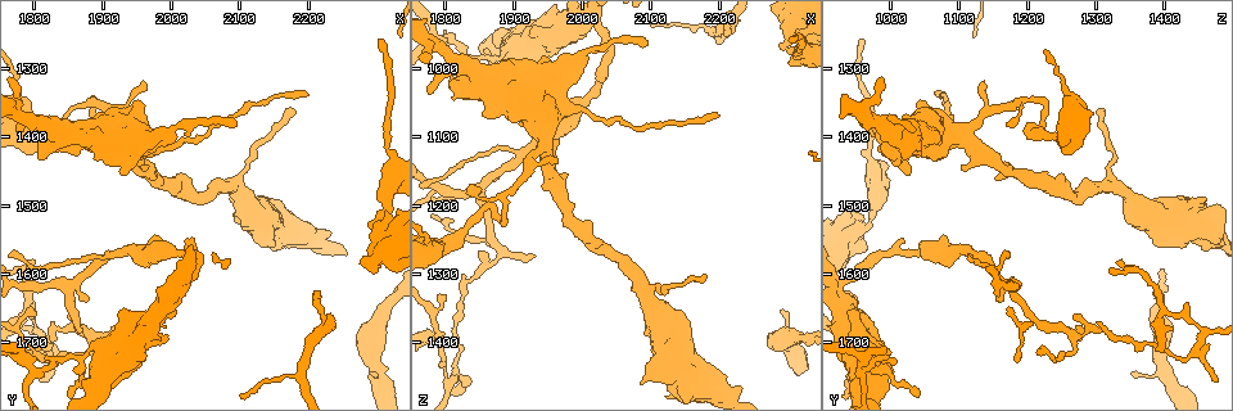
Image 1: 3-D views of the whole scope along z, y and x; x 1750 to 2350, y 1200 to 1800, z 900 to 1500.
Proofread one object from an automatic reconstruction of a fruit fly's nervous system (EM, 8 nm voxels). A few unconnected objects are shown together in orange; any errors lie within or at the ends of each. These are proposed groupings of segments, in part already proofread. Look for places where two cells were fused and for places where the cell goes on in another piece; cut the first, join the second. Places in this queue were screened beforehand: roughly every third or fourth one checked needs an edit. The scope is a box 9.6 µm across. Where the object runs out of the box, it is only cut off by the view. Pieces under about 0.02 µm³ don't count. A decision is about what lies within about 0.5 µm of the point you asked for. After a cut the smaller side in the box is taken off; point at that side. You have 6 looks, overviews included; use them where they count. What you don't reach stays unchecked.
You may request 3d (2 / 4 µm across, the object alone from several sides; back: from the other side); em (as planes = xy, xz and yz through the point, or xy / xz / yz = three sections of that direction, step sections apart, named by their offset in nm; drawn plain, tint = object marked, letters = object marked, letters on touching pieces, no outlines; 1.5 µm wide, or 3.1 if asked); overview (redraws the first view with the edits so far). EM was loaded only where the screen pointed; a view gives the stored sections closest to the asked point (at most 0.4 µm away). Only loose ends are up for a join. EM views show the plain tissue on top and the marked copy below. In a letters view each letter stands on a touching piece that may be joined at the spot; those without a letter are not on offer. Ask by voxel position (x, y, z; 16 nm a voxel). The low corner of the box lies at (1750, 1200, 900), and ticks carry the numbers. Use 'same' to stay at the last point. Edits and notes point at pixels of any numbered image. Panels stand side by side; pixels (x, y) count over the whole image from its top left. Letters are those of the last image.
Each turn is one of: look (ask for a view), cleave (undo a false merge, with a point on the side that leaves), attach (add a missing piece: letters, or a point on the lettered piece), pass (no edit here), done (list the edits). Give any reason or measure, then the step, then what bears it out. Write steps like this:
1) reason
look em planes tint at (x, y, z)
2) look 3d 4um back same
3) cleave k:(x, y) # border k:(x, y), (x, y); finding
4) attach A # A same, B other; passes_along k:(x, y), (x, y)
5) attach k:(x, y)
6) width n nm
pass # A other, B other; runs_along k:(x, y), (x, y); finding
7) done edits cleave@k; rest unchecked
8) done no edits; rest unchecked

free end
look em xy step 8 letters at (1970, 1445, 1100)

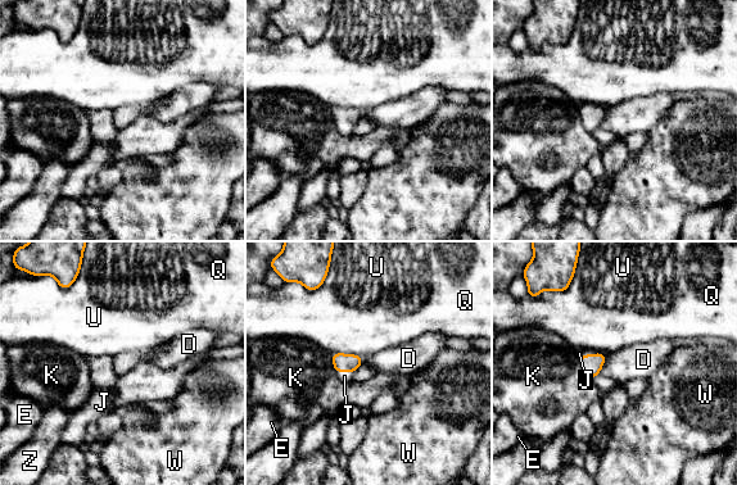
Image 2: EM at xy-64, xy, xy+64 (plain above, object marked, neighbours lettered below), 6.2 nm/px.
look em planes letters same

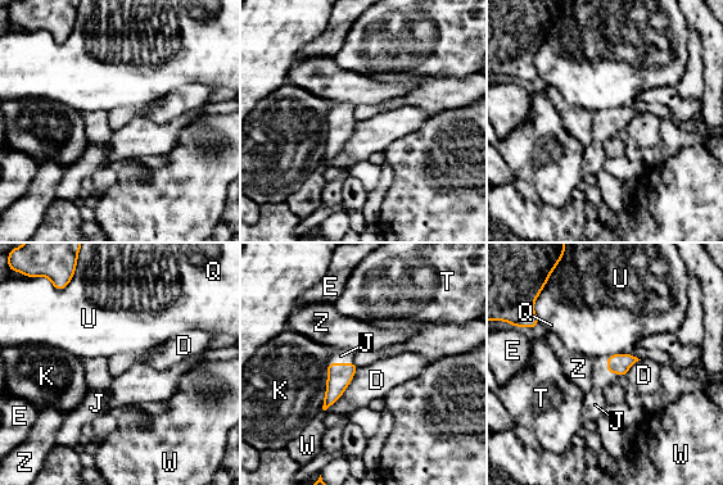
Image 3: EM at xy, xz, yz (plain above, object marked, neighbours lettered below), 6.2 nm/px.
attach 3:(595, 404) # D other, E other, J same, K other, Q other, T other, U other, W other, Z other; passes_along 3:(617, 363), (608, 371), (595, 404); it goes on there

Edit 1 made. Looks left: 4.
redraw
look overview

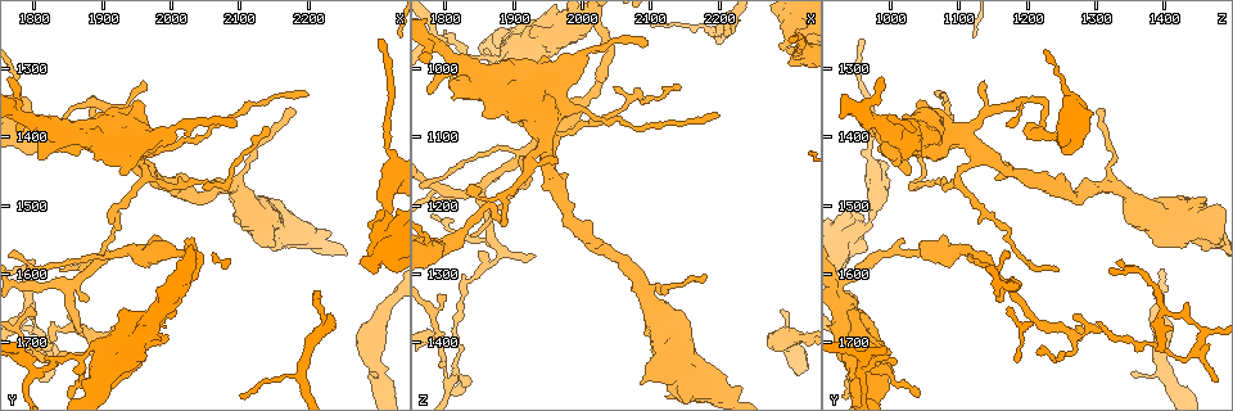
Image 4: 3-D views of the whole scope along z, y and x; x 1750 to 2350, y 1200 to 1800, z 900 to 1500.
branch point
look 3d 4um back at (1795, 1660, 1405)

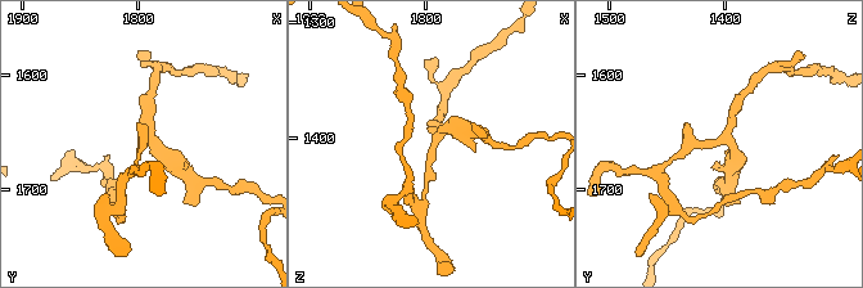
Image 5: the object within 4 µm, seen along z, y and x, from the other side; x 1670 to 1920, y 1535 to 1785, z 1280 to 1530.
arms 3; shape alone is not enough
look em planes tint at (1790, 1658, 1404)

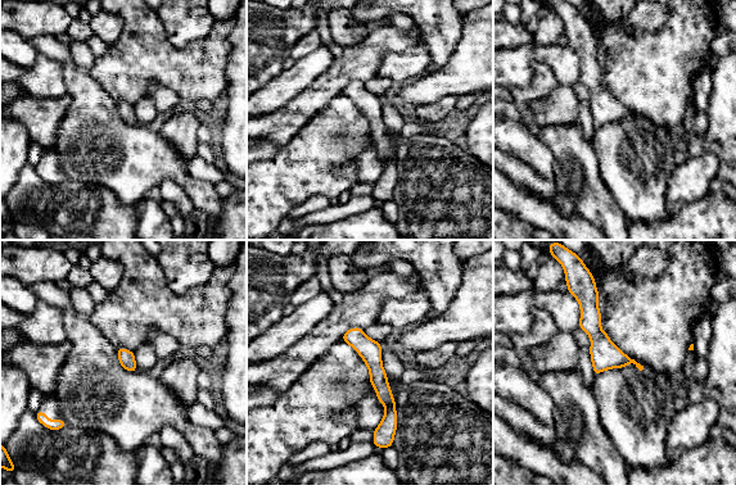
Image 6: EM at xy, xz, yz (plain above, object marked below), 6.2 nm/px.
see the neighbours
look em planes letters same

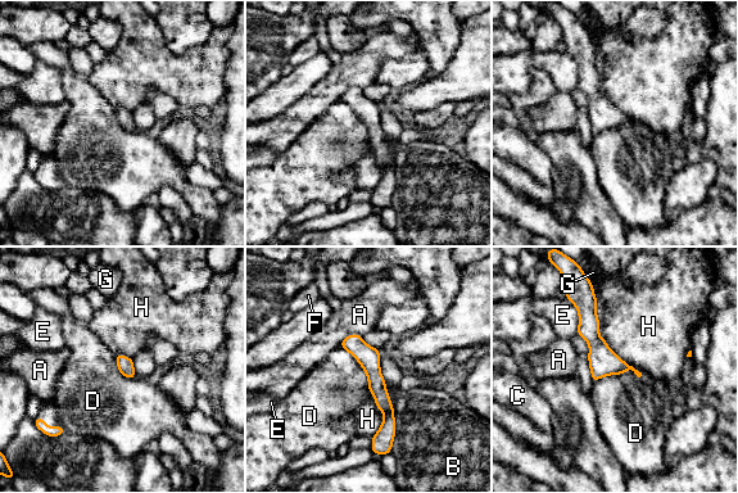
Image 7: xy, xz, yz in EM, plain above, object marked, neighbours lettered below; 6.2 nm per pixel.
pass # A other, B other, C other, D other, E other, F other, G other, H other; border 7:(620, 374), (603, 375), (593, 383); one cell here

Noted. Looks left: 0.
done edits attach@3; rest unchecked

